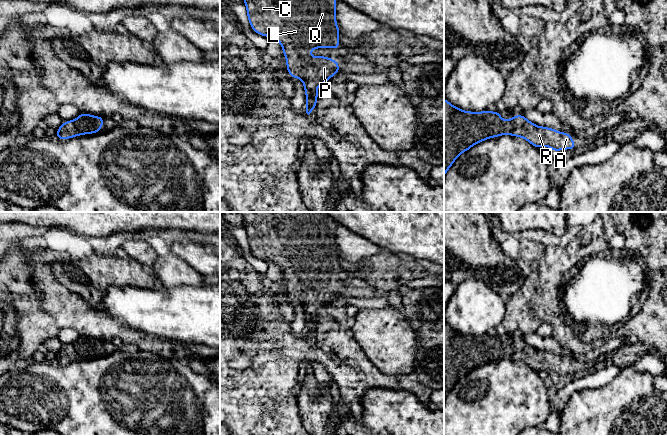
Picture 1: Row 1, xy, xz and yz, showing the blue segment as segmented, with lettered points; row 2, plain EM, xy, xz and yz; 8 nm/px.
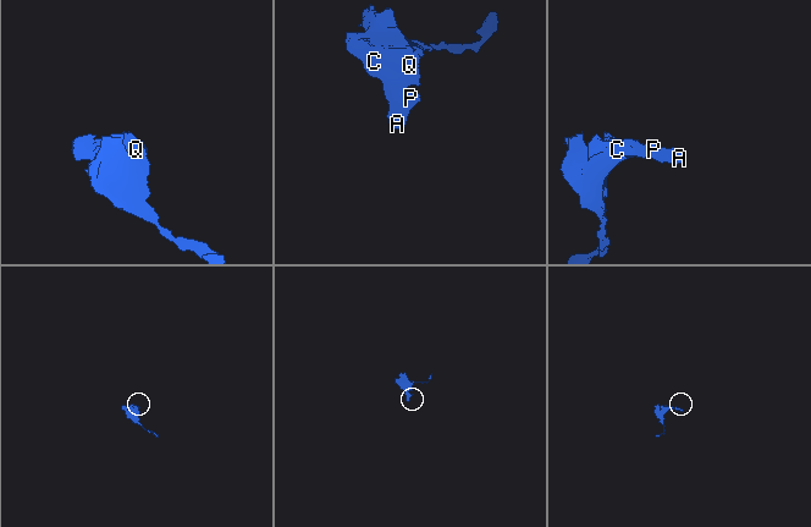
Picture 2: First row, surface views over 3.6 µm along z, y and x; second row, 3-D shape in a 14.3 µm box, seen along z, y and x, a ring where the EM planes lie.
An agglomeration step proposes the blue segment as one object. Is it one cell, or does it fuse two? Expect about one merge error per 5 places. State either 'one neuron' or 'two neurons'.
one neuron

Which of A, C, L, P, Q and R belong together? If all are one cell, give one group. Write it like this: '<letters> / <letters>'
A C L P Q R

